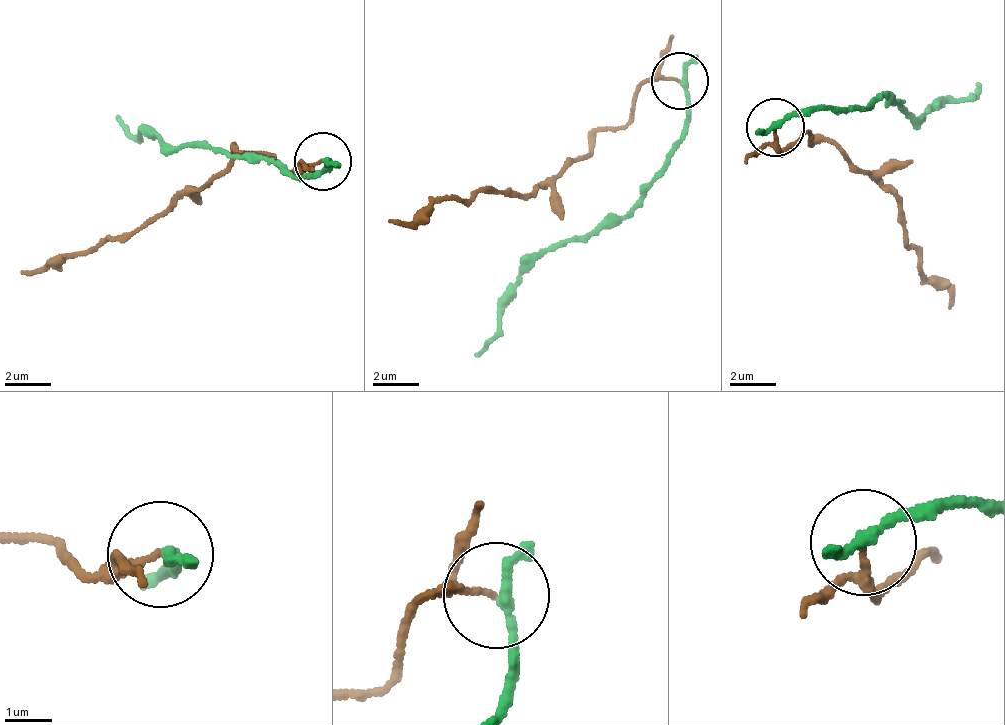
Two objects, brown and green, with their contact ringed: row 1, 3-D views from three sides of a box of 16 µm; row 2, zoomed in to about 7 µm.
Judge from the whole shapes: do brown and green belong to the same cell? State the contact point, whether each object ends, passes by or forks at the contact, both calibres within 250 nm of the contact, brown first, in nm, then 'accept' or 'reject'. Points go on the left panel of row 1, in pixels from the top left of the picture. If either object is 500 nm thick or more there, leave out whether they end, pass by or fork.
at (322, 161); brown passes by; green passes by; 90 nm thick on the brown side, 200 nm on the other; reject

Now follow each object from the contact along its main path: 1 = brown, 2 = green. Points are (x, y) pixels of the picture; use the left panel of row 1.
1: (324, 163), (289, 170), (271, 153), (235, 154), (175, 198), (157, 221), (75, 251), (39, 273), (22, 273)
2: (324, 163), (327, 171), (308, 179), (266, 162), (185, 148), (130, 132), (118, 115)

